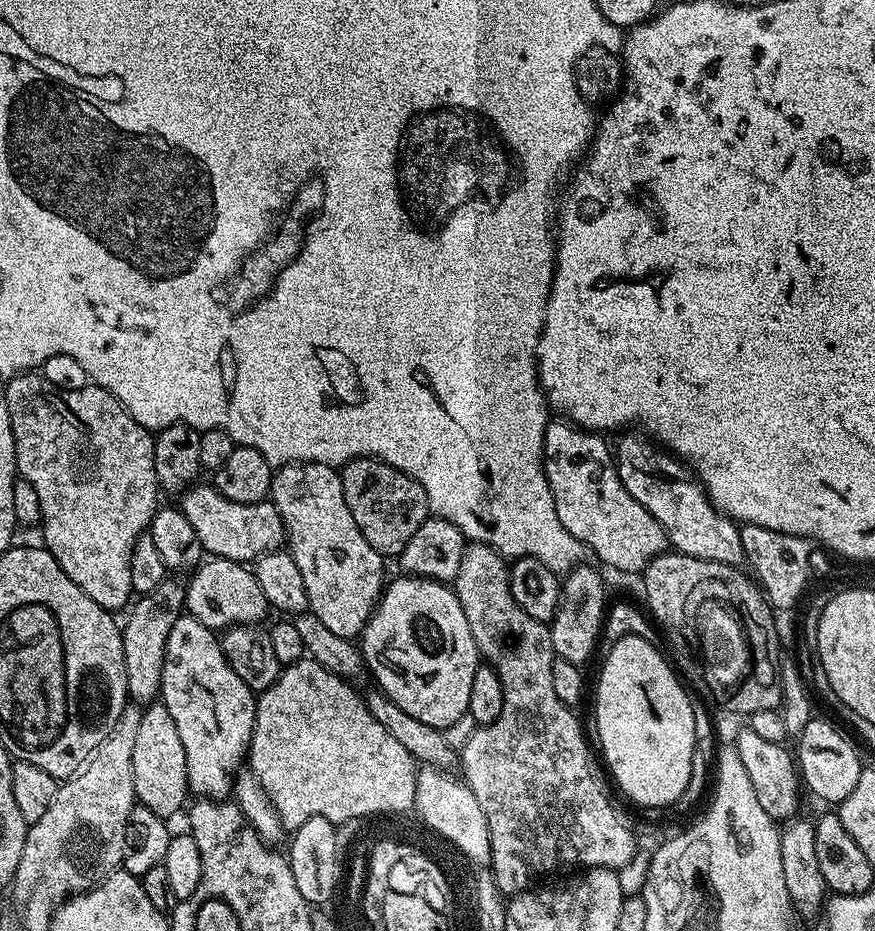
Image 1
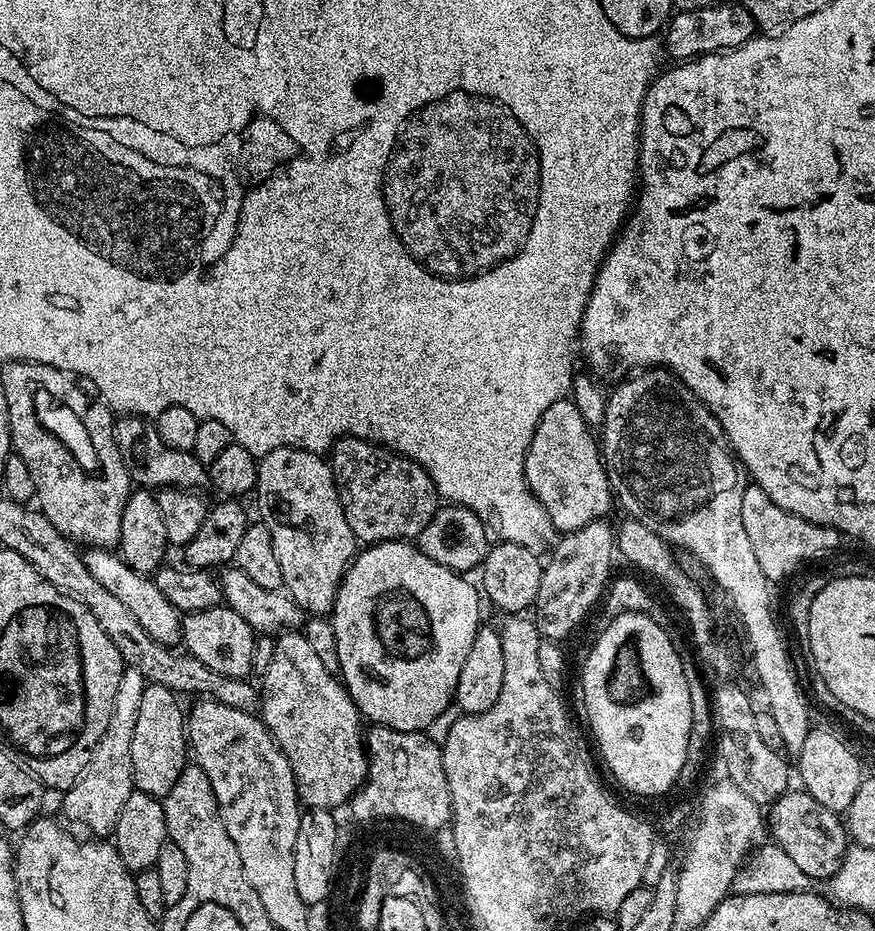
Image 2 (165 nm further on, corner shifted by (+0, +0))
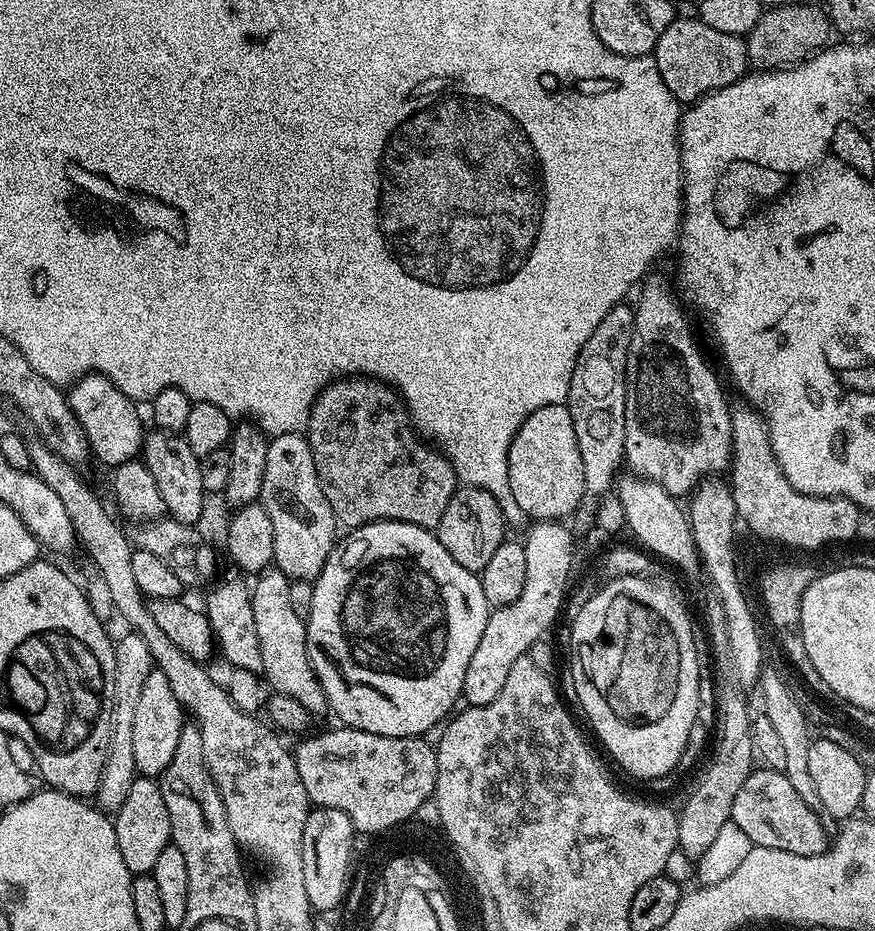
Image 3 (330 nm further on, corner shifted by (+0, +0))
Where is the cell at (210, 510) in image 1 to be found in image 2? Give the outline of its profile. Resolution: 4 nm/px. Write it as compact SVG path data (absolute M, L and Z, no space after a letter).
M121 415L112 425L112 437L118 446L120 460L128 471L133 485L144 490L152 490L157 486L166 488L183 488L200 490L208 484L208 470L205 464L191 452L170 450L162 438L158 438L158 430L151 419L143 416Z

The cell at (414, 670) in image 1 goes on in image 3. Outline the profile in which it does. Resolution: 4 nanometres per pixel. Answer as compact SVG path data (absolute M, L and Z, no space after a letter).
M379 520L373 524L364 524L361 528L353 528L347 535L345 540L343 537L332 549L326 558L326 566L322 566L312 585L314 598L311 599L310 612L304 626L306 650L312 669L324 691L327 707L330 712L332 708L341 725L383 736L424 736L431 733L439 720L445 719L452 712L454 702L462 695L462 678L466 678L466 666L470 666L470 657L478 647L482 630L486 630L490 609L486 594L482 594L479 575L466 570L466 566L458 566L458 562L450 558L446 546L438 542L435 531L427 528L397 520Z

